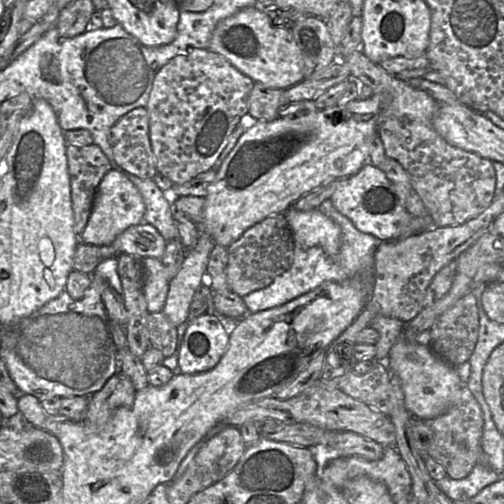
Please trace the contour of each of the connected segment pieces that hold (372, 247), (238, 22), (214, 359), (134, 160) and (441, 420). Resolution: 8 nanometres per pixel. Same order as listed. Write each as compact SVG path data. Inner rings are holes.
M330 198L322 202L318 209L340 226L341 246L338 254L330 257L318 246L302 248L295 244L291 266L277 276L267 287L242 297L249 313L257 313L283 305L317 288L325 281L344 282L357 275L371 275L372 272L374 273L374 255L380 240L372 234L358 230L349 218L333 206Z
M259 5L245 8L220 21L213 32L208 50L223 56L254 83L269 88L285 91L304 80L303 55L290 29L275 26L267 11Z
M206 313L193 319L181 343L178 372L197 374L211 370L225 354L229 339L230 332L217 315Z
M135 108L113 125L110 147L116 164L124 173L145 180L158 174L149 137L147 108Z
M466 385L462 388L459 403L452 406L446 413L425 420L433 430L433 439L427 455L439 462L452 479L463 479L468 476L478 463L482 449L483 414L478 401Z

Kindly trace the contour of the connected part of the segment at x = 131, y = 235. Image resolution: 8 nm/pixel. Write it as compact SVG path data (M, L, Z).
M143 221L126 229L110 245L119 254L132 255L137 258L161 259L166 249L166 243L154 226Z

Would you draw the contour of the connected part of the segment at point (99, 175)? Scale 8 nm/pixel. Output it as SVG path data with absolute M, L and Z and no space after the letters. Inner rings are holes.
M67 144L66 155L71 185L74 232L80 239L88 223L97 188L112 166L102 150L95 144Z

